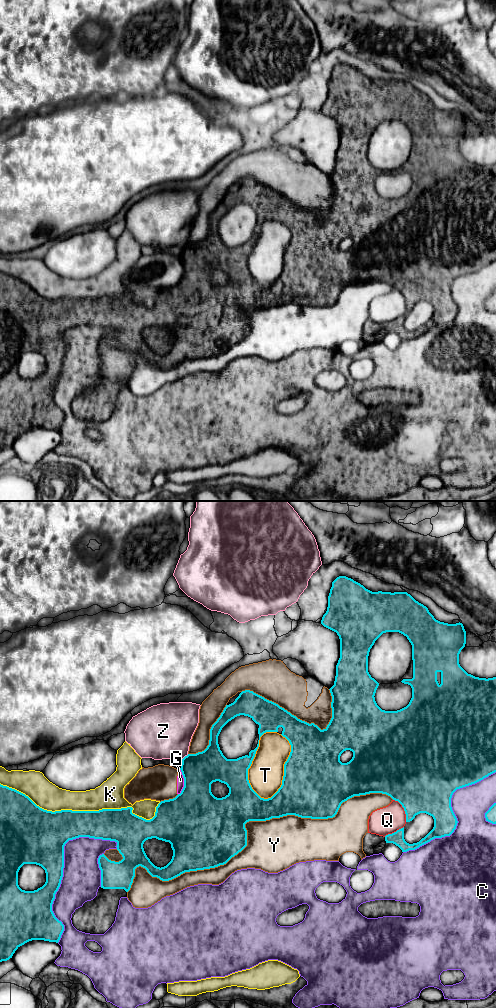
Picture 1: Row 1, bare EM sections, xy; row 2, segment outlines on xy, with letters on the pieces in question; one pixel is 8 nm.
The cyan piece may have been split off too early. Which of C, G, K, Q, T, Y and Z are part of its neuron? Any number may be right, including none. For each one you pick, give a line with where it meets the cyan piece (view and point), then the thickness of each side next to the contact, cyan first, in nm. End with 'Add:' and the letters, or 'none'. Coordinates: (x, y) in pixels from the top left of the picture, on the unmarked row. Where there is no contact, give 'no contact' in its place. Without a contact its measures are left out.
Add: none

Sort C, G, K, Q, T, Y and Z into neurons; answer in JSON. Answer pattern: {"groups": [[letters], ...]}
{"groups": [["C"], ["G", "K", "Q", "T", "Y"], ["Z"]]}

